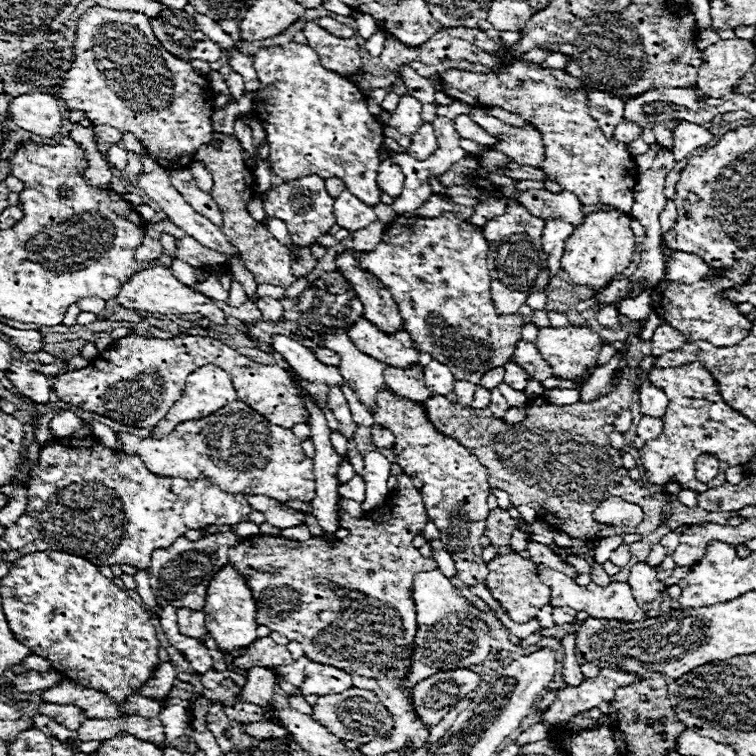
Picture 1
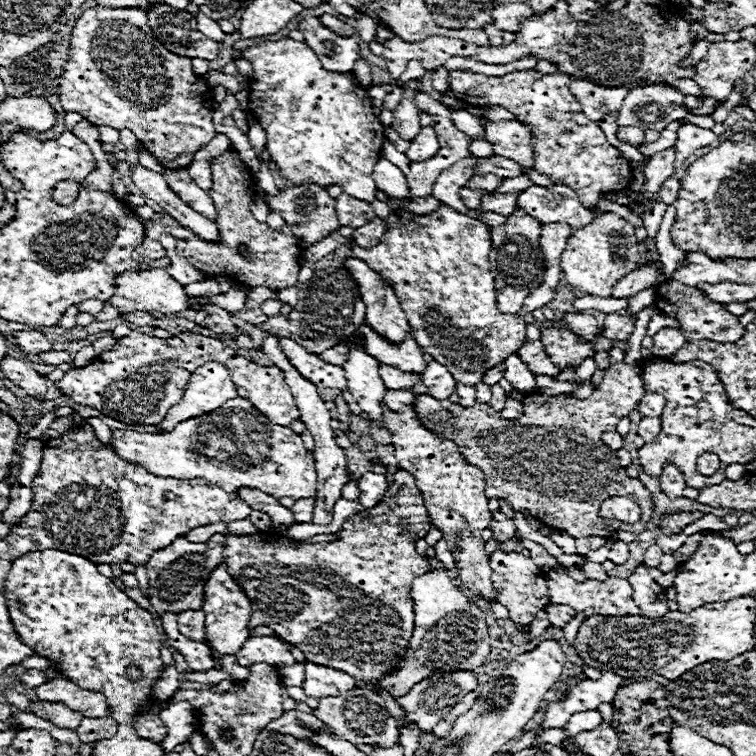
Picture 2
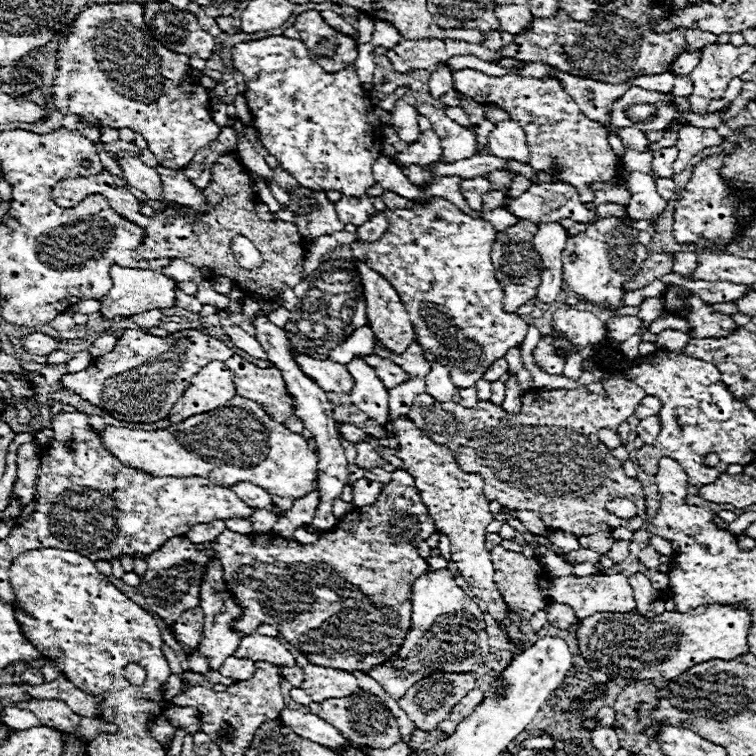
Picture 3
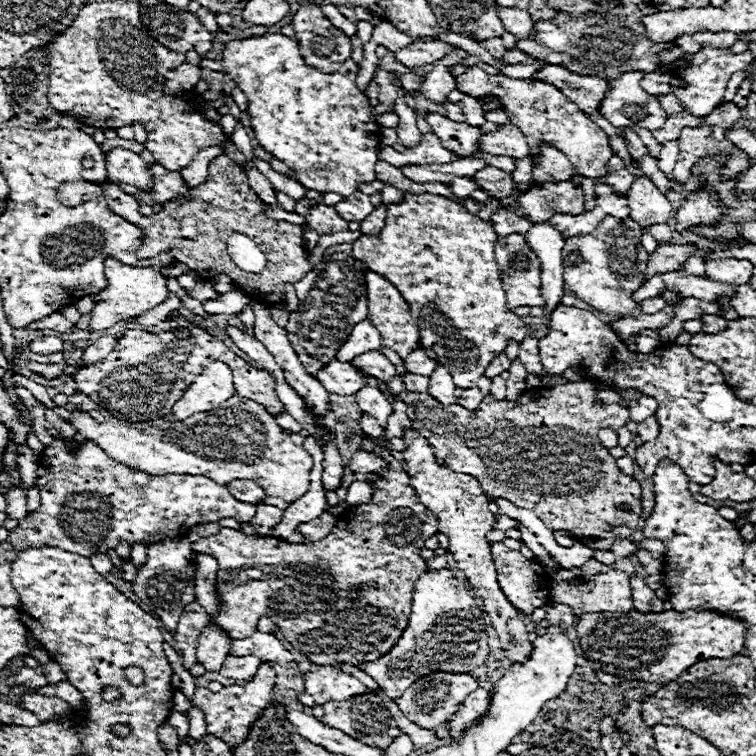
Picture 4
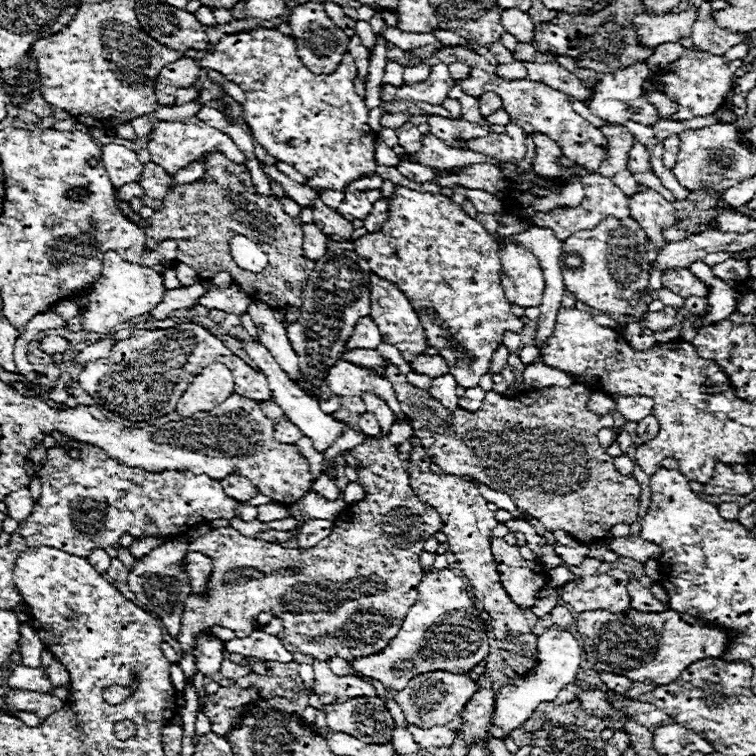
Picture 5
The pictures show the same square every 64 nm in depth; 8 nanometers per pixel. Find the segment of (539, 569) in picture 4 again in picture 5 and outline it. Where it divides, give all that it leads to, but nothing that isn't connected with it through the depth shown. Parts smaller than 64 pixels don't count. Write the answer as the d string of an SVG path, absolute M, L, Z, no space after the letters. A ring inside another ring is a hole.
M492 538L492 554L500 568L500 582L504 590L520 608L532 608L538 602L538 590L546 586L548 578L538 562L524 560L518 546L506 544L504 538Z

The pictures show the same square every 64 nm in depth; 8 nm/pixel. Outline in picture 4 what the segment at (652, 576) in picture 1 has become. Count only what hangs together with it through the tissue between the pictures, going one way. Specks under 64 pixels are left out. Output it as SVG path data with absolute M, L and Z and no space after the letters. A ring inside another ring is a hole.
M632 576L630 578L632 586L632 598L634 598L634 608L642 614L652 614L652 612L664 612L664 602L656 596L652 588L646 586L644 578Z

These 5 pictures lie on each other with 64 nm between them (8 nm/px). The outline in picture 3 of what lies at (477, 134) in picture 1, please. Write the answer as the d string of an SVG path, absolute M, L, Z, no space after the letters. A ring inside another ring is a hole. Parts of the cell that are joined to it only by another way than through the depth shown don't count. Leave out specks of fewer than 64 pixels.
M446 106L446 114L448 114L448 118L456 120L456 124L464 124L464 128L474 128L468 114L460 106Z

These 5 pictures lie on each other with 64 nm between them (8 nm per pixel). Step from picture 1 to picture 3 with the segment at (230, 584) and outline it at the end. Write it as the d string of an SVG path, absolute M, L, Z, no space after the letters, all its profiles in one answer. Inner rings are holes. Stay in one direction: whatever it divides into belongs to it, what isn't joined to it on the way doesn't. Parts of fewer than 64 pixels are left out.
M214 560L208 566L208 572L204 574L204 580L200 584L200 608L204 610L204 636L202 636L198 650L202 656L208 658L210 668L218 670L224 664L224 660L236 652L236 648L242 640L242 636L230 628L230 624L242 616L242 606L236 602L236 598L232 596L232 592L226 586L220 560Z

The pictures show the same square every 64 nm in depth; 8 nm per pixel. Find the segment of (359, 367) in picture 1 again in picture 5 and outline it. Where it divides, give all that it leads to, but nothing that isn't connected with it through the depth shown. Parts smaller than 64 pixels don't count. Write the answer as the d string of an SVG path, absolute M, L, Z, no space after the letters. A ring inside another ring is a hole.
M368 392L362 396L364 400L364 406L366 411L373 413L380 423L380 428L382 428L382 434L388 434L390 432L390 426L394 422L394 412L388 408L388 404L384 400L380 400L376 394Z

